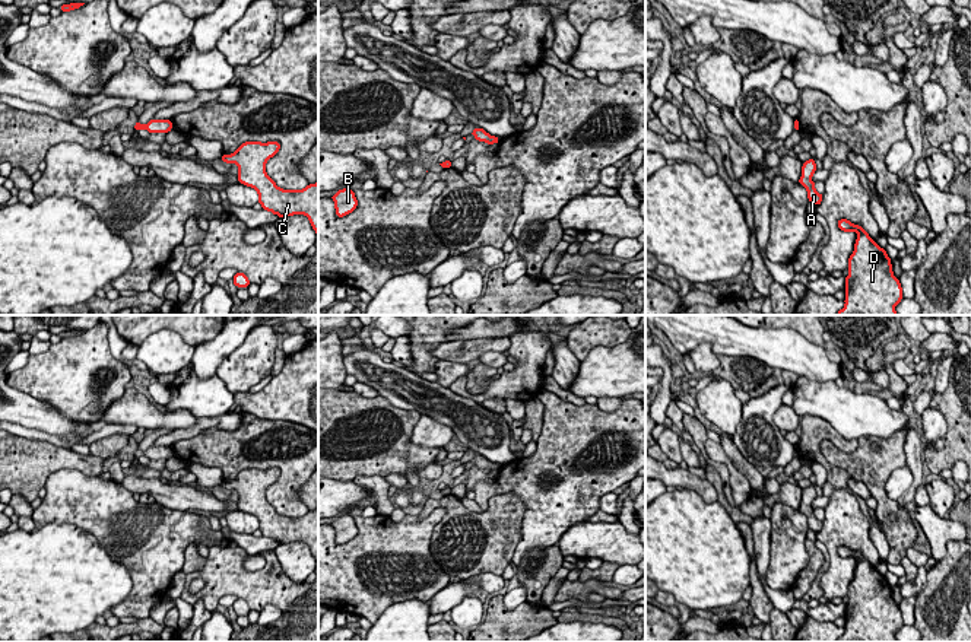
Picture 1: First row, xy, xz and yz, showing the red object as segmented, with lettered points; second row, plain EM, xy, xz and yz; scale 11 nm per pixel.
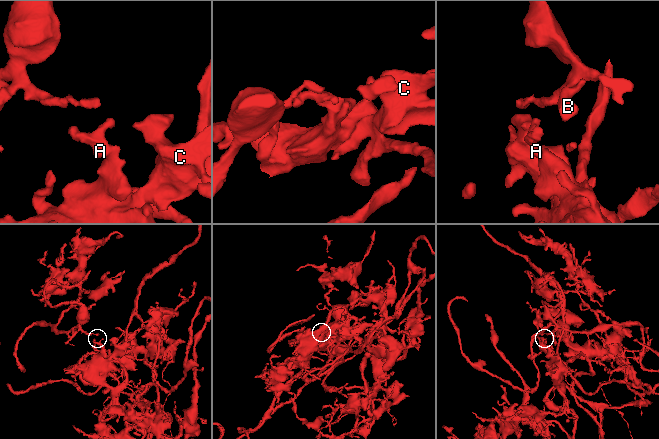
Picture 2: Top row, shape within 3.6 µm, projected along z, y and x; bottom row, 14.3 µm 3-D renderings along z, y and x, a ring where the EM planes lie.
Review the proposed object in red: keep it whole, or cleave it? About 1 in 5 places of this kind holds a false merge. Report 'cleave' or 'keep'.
keep

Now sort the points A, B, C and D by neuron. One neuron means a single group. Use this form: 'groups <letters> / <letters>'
groups A B C D

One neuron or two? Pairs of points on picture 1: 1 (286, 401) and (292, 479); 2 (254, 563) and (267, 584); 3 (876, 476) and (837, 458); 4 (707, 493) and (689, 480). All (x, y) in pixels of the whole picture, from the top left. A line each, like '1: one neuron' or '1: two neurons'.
1: two neurons
2: two neurons
3: one neuron
4: one neuron

